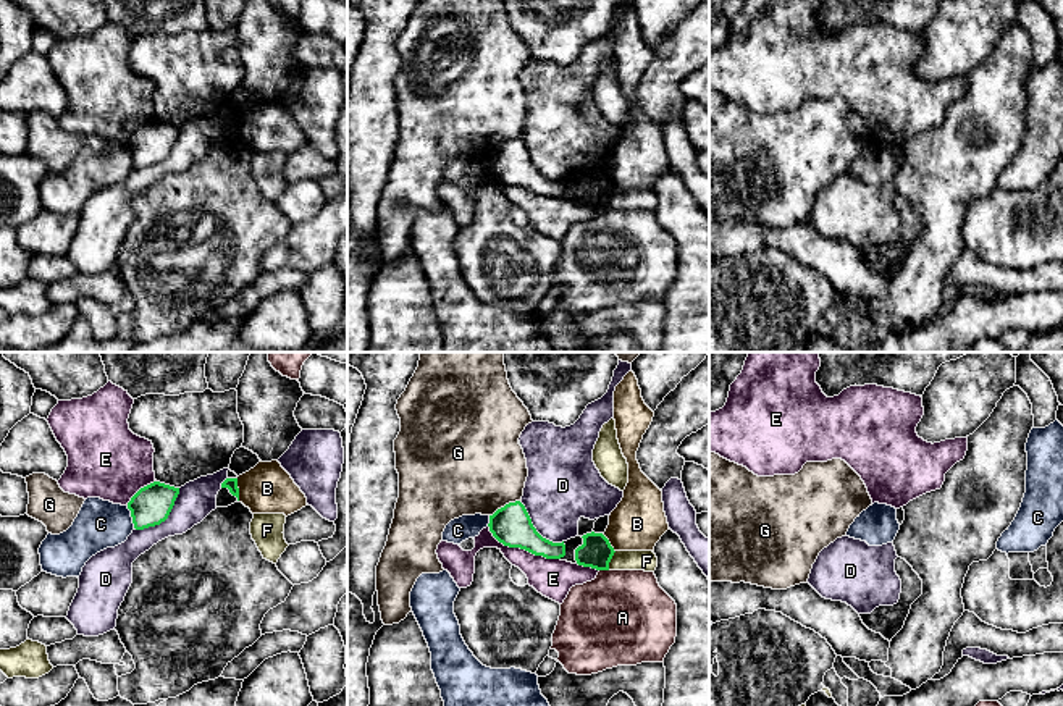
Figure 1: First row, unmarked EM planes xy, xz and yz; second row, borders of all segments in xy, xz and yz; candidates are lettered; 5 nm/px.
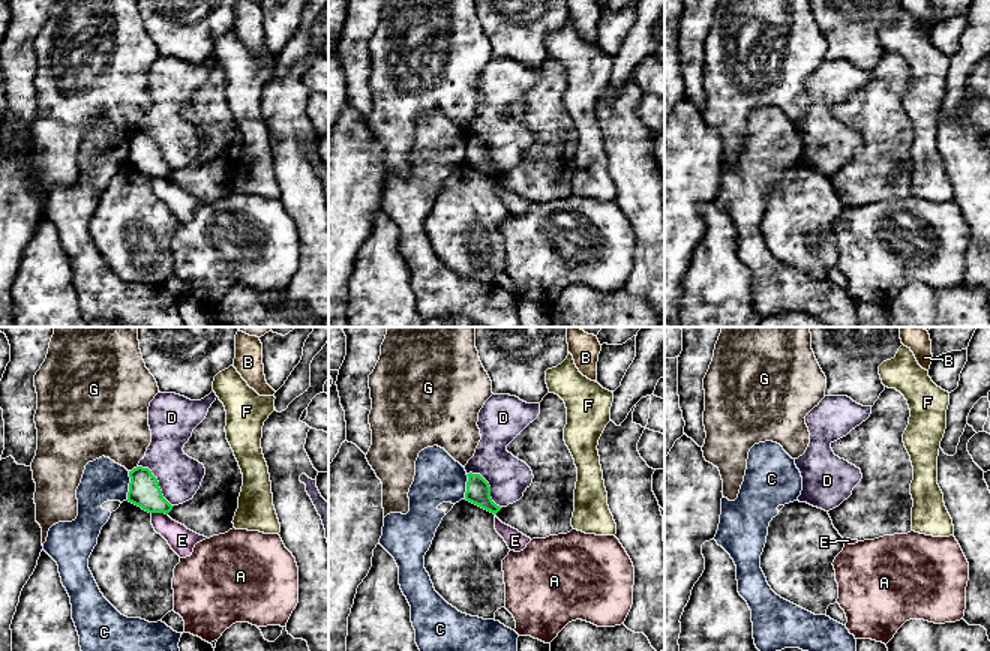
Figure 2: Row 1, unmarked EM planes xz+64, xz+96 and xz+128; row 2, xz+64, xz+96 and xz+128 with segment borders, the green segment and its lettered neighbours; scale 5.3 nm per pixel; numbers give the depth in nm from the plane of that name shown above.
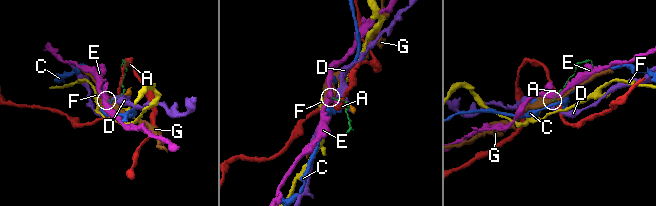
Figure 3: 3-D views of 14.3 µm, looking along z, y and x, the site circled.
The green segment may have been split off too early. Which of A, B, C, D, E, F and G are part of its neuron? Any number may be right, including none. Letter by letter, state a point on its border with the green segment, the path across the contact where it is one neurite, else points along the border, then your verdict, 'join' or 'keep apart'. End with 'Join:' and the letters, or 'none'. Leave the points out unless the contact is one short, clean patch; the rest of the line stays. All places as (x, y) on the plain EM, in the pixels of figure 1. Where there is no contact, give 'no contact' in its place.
A: xz (605, 207) | keep apart
B: xy (238, 128) | keep apart
C: xy (131, 154) | along xy (126, 144), (134, 165) | keep apart
D: xy (165, 157) | keep apart
E: xz (522, 186) | keep apart
F: xz (609, 199) | along xz (616, 189), (608, 207) | keep apart
G: xz (506, 142) | along xz (519, 138), (506, 141), (490, 154) | keep apart
Join: none

